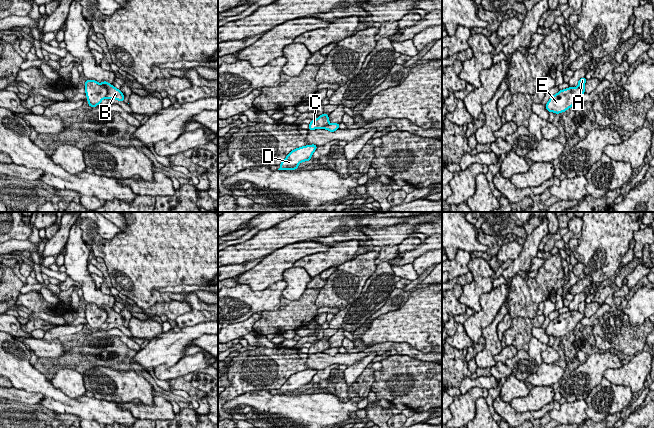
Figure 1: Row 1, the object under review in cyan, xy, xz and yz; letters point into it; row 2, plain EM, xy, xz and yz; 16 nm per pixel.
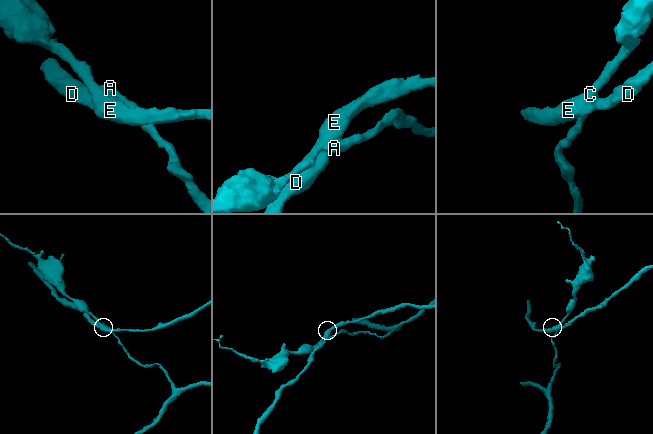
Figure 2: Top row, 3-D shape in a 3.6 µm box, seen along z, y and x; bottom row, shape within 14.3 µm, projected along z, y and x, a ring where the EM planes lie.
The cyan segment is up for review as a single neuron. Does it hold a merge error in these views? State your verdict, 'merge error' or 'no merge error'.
merge error

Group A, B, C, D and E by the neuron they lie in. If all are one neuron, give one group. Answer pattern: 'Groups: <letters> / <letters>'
Groups: A B / C D E

